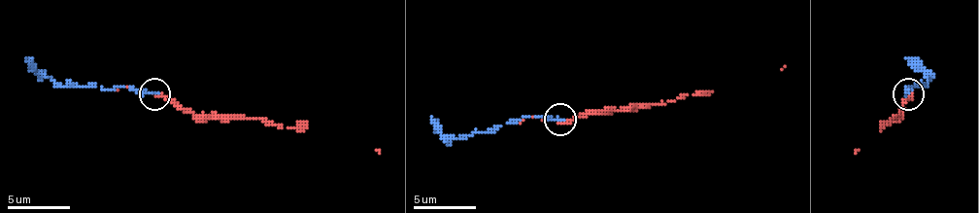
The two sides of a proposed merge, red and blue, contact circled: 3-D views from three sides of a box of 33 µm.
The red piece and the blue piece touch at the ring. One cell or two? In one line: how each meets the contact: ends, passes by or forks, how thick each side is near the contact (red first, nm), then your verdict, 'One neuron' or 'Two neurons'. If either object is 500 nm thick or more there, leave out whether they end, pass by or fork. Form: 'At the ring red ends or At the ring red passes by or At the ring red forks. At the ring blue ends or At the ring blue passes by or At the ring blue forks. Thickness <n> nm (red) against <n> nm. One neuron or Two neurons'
At the ring red passes by. At the ring blue ends. Thickness 240 nm (red) against 280 nm. One neuron

